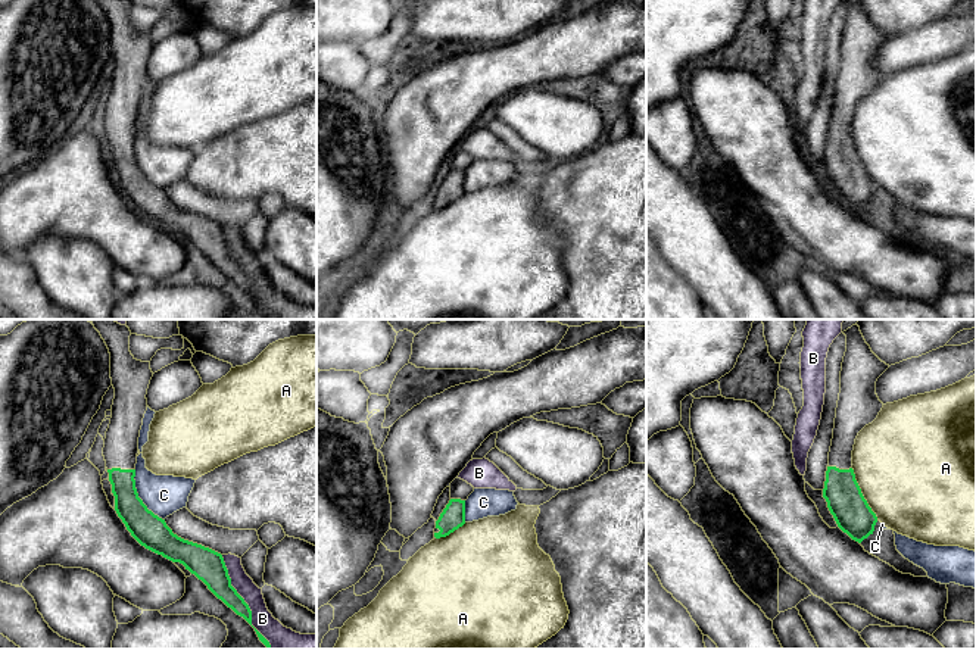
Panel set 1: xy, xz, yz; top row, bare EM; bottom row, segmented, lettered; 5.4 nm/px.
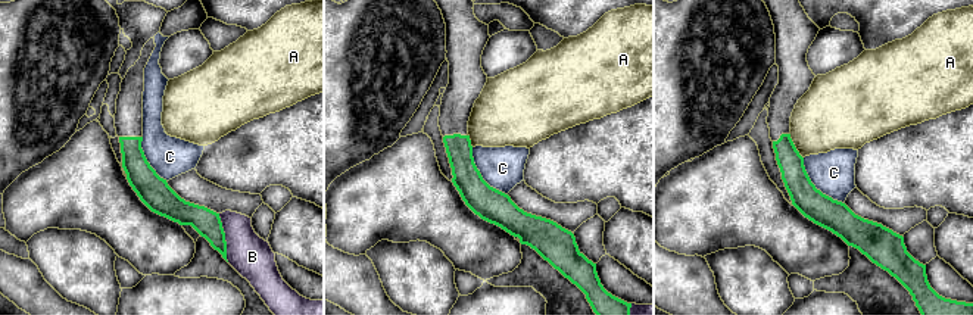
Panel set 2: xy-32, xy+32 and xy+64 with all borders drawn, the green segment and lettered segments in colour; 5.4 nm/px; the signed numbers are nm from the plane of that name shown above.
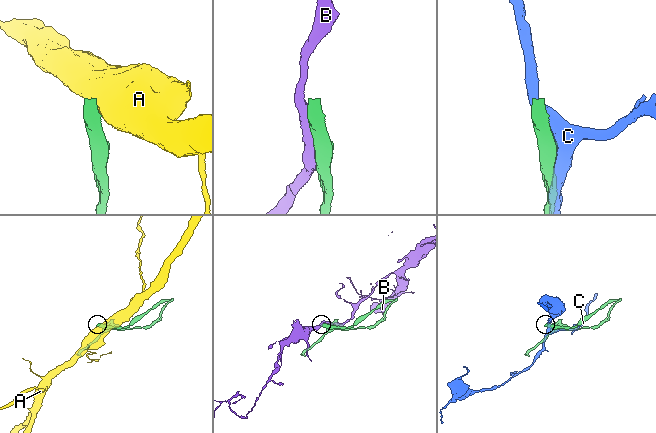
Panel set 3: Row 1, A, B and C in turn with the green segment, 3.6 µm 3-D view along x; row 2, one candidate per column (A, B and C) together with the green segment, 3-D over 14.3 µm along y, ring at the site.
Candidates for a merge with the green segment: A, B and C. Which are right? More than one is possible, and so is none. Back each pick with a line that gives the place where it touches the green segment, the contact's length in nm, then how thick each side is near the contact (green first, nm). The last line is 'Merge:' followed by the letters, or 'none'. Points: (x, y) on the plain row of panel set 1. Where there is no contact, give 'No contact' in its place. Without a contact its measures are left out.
Merge: none

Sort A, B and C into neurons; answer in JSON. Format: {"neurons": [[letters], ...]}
{"neurons": [["A"], ["B"], ["C"]]}

